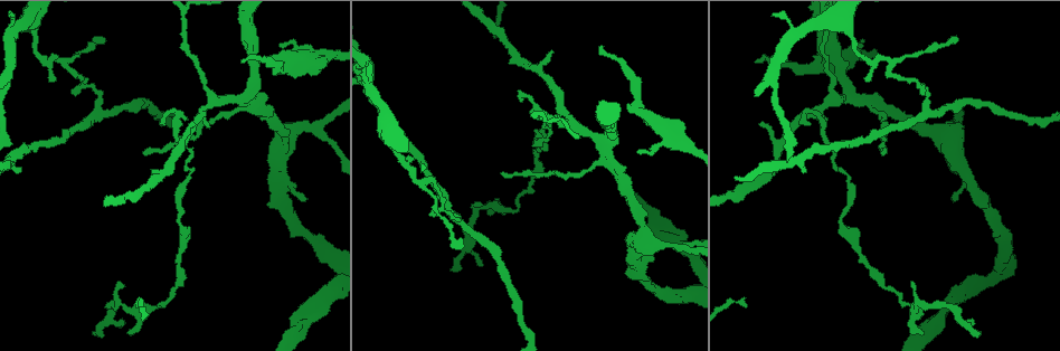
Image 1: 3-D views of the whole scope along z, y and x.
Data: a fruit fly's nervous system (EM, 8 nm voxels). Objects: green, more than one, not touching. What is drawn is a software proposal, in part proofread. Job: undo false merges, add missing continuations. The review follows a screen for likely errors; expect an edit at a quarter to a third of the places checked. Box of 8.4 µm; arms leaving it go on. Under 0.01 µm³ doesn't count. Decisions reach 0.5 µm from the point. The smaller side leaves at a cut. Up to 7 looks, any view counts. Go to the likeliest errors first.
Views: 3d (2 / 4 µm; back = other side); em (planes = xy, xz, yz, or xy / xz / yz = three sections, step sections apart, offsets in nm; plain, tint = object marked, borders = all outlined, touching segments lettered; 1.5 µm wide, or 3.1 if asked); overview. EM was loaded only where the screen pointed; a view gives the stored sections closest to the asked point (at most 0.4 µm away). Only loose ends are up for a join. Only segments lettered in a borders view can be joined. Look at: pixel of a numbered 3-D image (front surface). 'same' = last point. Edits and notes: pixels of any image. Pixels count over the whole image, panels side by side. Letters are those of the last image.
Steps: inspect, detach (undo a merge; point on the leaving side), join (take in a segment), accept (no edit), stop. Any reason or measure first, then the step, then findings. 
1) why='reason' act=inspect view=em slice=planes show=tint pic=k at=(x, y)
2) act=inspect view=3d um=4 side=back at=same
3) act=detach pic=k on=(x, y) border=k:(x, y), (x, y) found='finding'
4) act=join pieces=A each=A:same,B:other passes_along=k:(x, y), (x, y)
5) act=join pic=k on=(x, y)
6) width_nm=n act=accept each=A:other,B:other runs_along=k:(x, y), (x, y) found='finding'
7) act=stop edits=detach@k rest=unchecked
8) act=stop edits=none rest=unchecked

why='three arms meet' act=inspect view=3d um=4 pic=1 at=(925, 106)

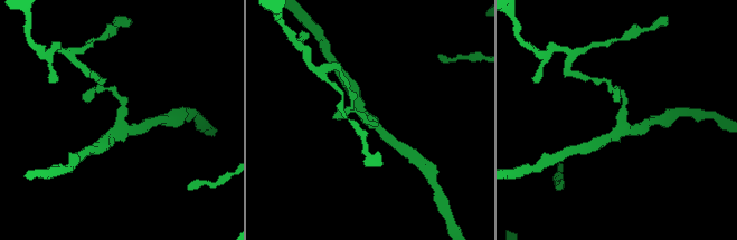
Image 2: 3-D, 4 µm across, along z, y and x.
arms=3 act=inspect view=em slice=xy step=8 show=tint pic=2 at=(119, 124)

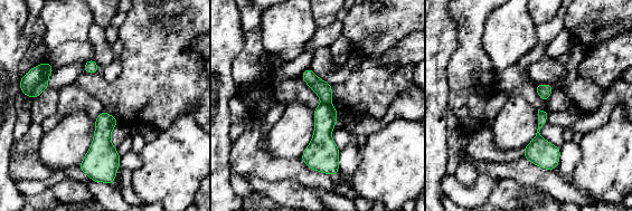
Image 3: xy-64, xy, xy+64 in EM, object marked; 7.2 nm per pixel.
act=inspect view=em slice=planes show=borders at=same

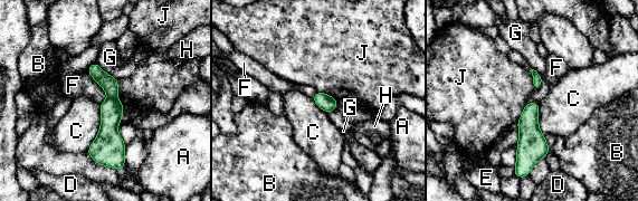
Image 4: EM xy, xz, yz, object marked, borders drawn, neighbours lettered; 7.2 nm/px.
act=detach pic=4 on=(111, 109) each=A:other,B:other,C:other,D:other,E:other,F:other,G:other,H:other,J:other border=4:(108, 97), (116, 99) found='two neurons meet here'

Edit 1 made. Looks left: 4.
act=inspect view=overview

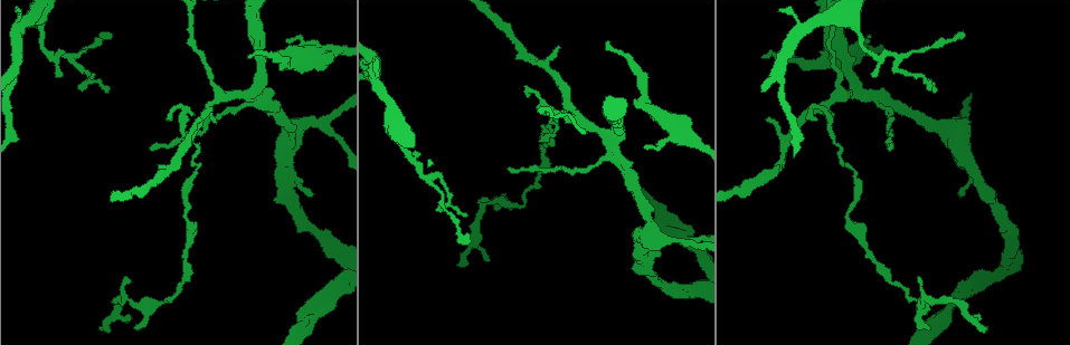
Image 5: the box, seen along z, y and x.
act=inspect view=3d um=4 pic=5 at=(483, 198)

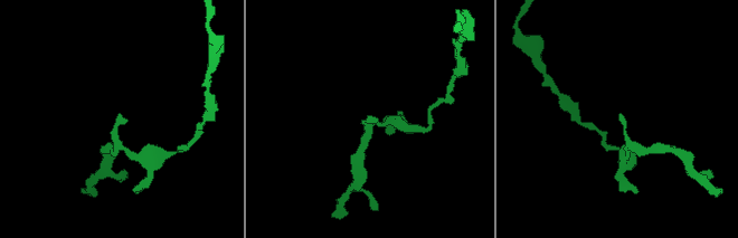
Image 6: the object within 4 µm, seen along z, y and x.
why='need the tissue' act=inspect view=em slice=planes show=tint pic=6 at=(367, 117)

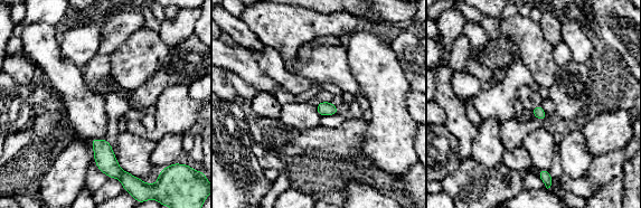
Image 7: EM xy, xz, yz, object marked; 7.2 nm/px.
act=inspect view=em slice=planes show=borders at=same

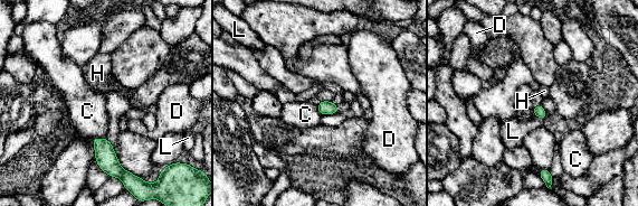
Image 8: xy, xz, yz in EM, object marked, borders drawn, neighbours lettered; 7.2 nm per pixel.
width_nm=80 act=accept each=C:other,D:other,H:other,L:other border=8:(106, 138), (91, 139) found='no lettered segment goes on from it'

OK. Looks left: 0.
act=stop edits=detach@4 rest=unchecked

